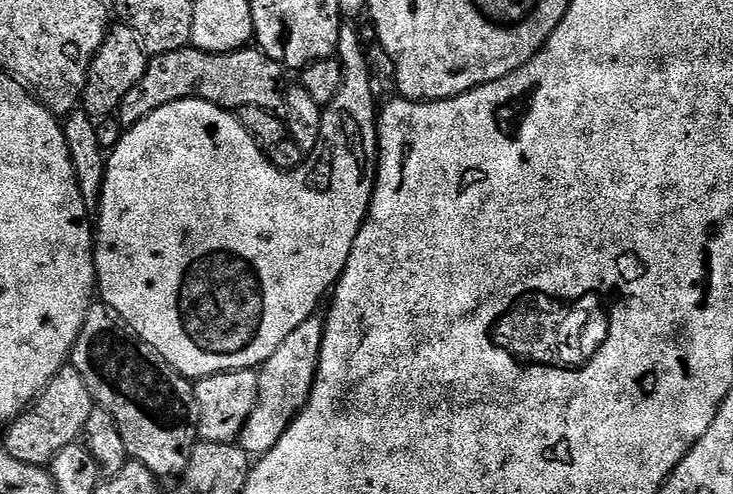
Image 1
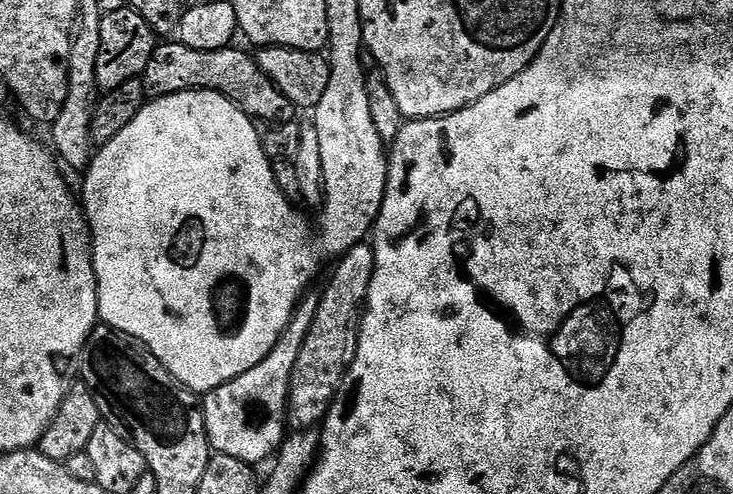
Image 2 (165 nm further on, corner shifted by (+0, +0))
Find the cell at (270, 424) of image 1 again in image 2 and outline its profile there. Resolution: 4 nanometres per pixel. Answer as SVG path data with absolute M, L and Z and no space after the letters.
M371 243L354 246L345 256L335 261L336 269L324 292L319 293L318 314L314 326L306 334L306 343L298 358L296 373L292 375L292 395L288 398L288 418L296 430L312 430L323 421L336 401L344 375L354 362L360 337L360 318L374 278L374 250Z

